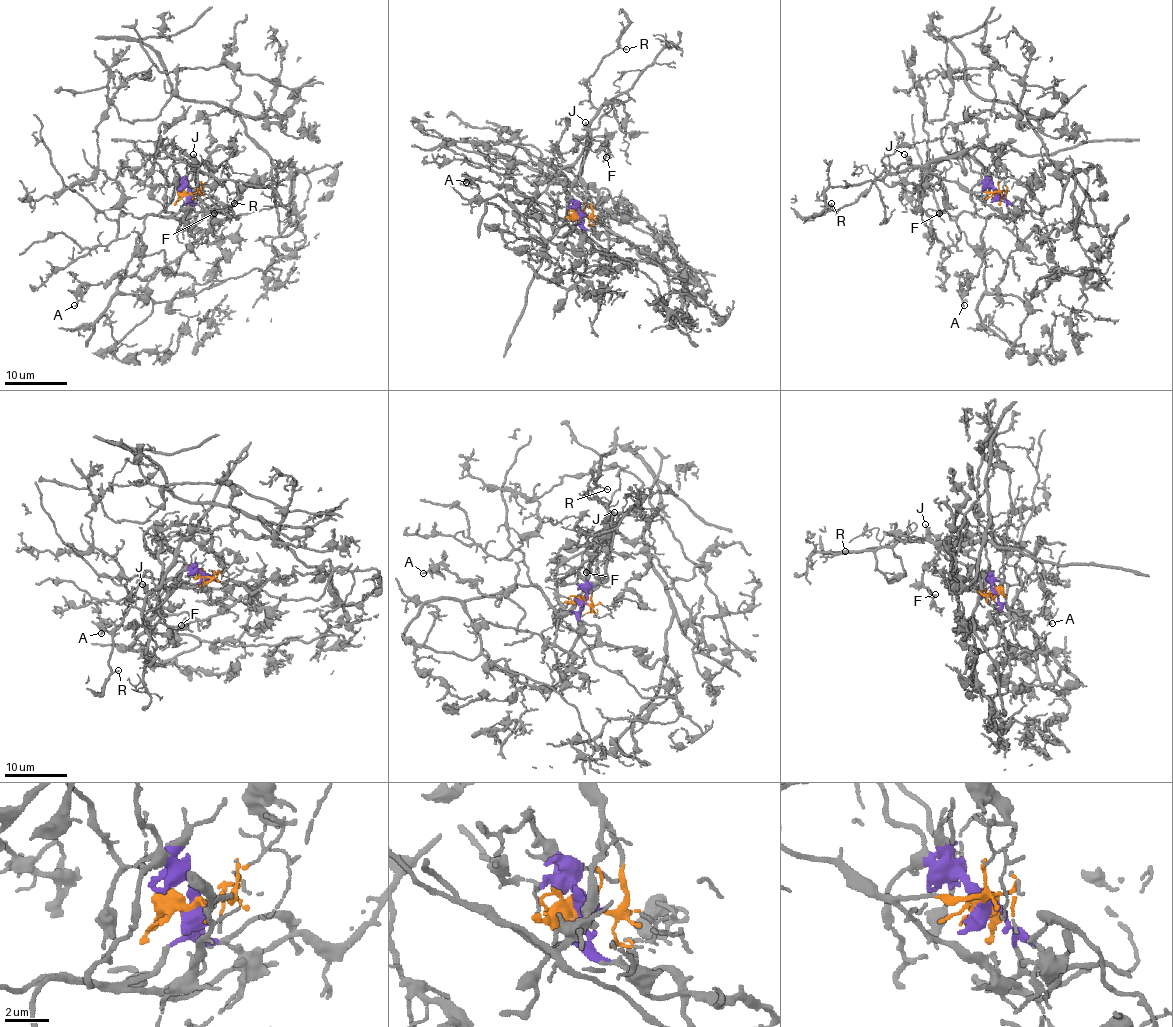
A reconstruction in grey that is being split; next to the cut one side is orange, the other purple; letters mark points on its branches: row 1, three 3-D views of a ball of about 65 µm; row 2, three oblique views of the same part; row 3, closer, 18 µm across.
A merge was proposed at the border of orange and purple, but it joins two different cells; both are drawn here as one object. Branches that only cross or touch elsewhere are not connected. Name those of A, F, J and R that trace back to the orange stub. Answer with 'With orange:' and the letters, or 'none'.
With orange: F, J, R

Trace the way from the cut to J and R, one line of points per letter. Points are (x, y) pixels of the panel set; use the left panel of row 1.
J: (189, 194), (200, 192), (187, 184), (197, 167), (194, 155)
R: (189, 194), (200, 192), (187, 184), (197, 167), (205, 172), (195, 194), (215, 211), (234, 203)

